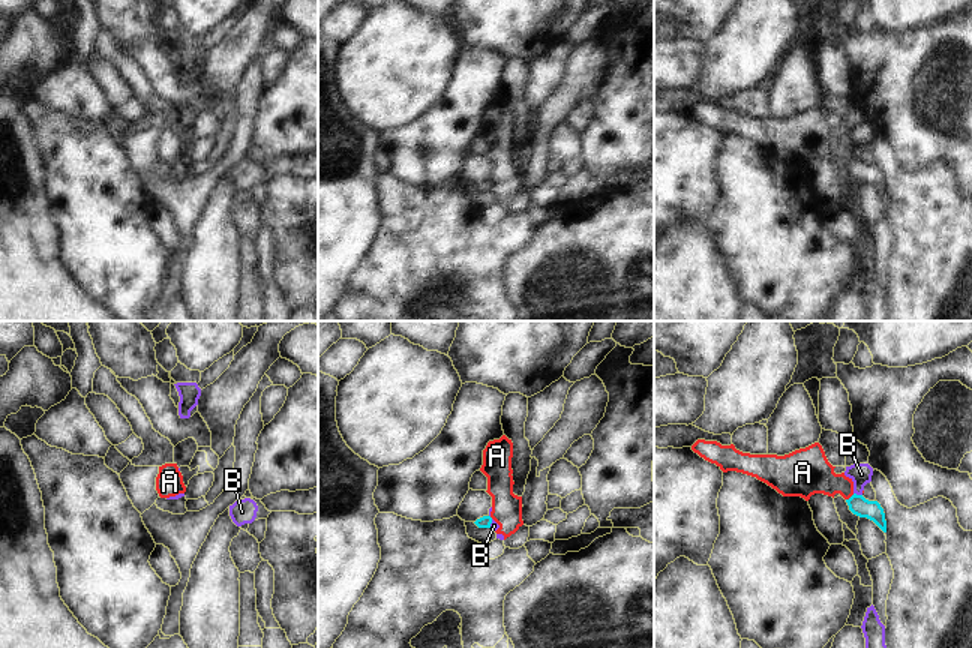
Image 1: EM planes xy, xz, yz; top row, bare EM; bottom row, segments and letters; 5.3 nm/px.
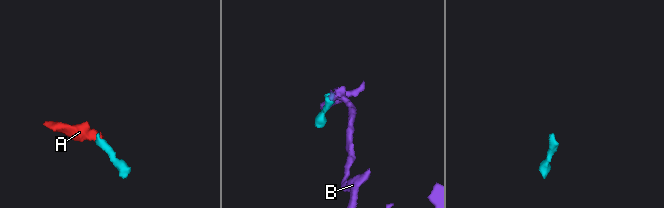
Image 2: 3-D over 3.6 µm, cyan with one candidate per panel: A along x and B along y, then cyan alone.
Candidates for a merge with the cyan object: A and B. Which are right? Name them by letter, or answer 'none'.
none

